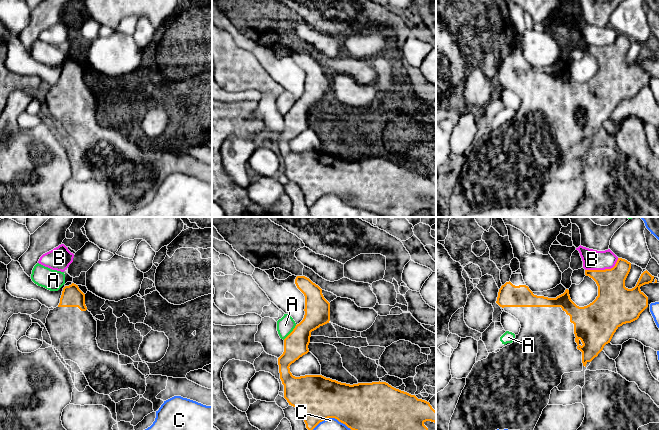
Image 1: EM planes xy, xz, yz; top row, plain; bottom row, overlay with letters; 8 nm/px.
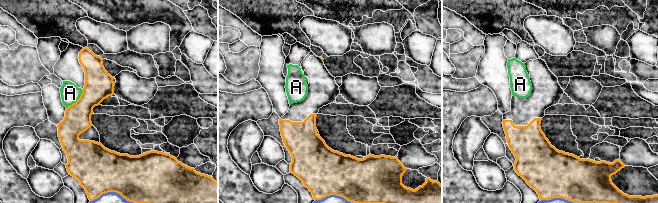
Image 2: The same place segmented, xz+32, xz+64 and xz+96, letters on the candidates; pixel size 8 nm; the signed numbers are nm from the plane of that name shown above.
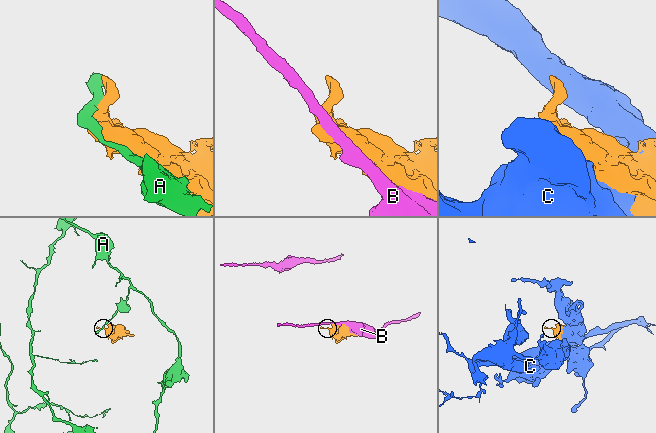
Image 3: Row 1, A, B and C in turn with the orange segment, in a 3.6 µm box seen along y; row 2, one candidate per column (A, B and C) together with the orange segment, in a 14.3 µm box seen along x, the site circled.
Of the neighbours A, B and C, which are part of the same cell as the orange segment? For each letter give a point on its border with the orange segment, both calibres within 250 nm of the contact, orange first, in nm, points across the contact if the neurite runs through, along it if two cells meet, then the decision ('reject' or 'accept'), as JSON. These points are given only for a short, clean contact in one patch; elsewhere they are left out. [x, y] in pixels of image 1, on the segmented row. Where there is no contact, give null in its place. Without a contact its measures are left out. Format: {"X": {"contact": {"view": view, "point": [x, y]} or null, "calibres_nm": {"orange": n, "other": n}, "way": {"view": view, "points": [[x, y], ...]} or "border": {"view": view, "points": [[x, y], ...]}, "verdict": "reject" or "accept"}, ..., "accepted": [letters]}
{"A": {"contact": {"view": "xz", "point": [291, 332]}, "calibres_nm": {"orange": 190, "other": 140}, "border": {"view": "xz", "points": [[296, 325], [283, 339]]}, "verdict": "reject"}, "B": {"contact": {"view": "yz", "point": [603, 270]}, "calibres_nm": {"orange": 280, "other": 160}, "verdict": "reject"}, "C": {"contact": {"view": "xz", "point": [332, 417]}, "calibres_nm": {"orange": 380, "other": 100}, "verdict": "reject"}, "accepted": []}

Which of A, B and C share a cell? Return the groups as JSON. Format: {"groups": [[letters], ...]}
{"groups": [["A"], ["B"], ["C"]]}

